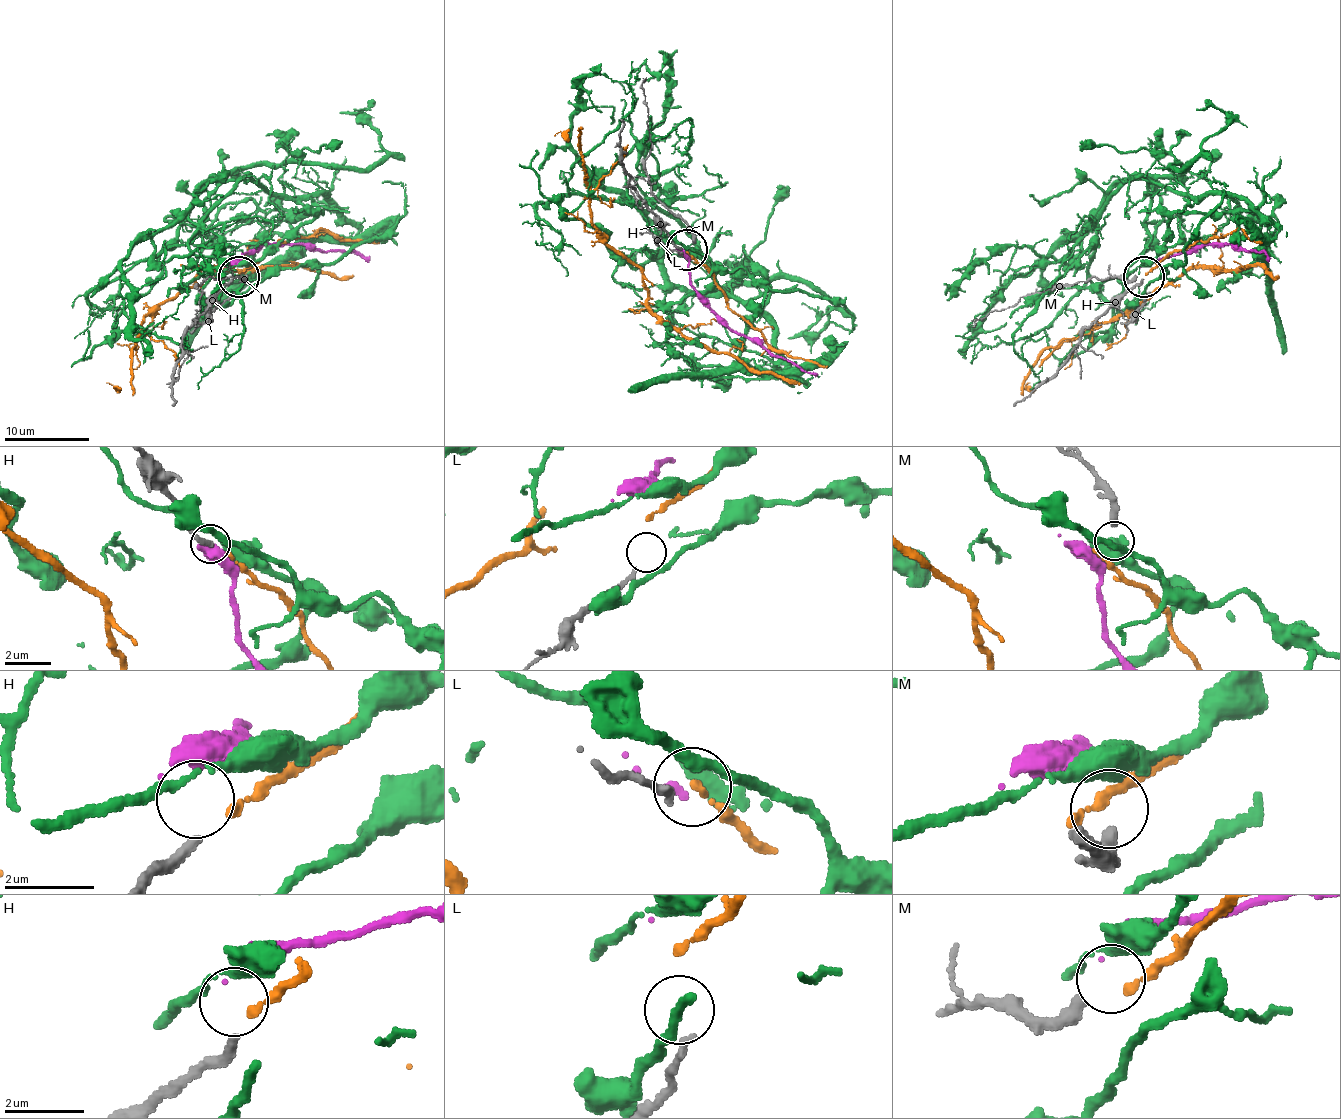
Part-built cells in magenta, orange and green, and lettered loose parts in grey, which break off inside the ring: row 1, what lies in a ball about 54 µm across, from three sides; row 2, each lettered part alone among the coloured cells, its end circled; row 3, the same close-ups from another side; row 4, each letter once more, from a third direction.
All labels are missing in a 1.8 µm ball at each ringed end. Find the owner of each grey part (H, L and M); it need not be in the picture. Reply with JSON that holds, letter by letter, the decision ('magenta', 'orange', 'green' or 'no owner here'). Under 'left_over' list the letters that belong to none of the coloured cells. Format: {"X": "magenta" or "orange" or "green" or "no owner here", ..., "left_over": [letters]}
{"H": "orange", "L": "no owner here", "M": "no owner here", "left_over": ["L", "M"]}

